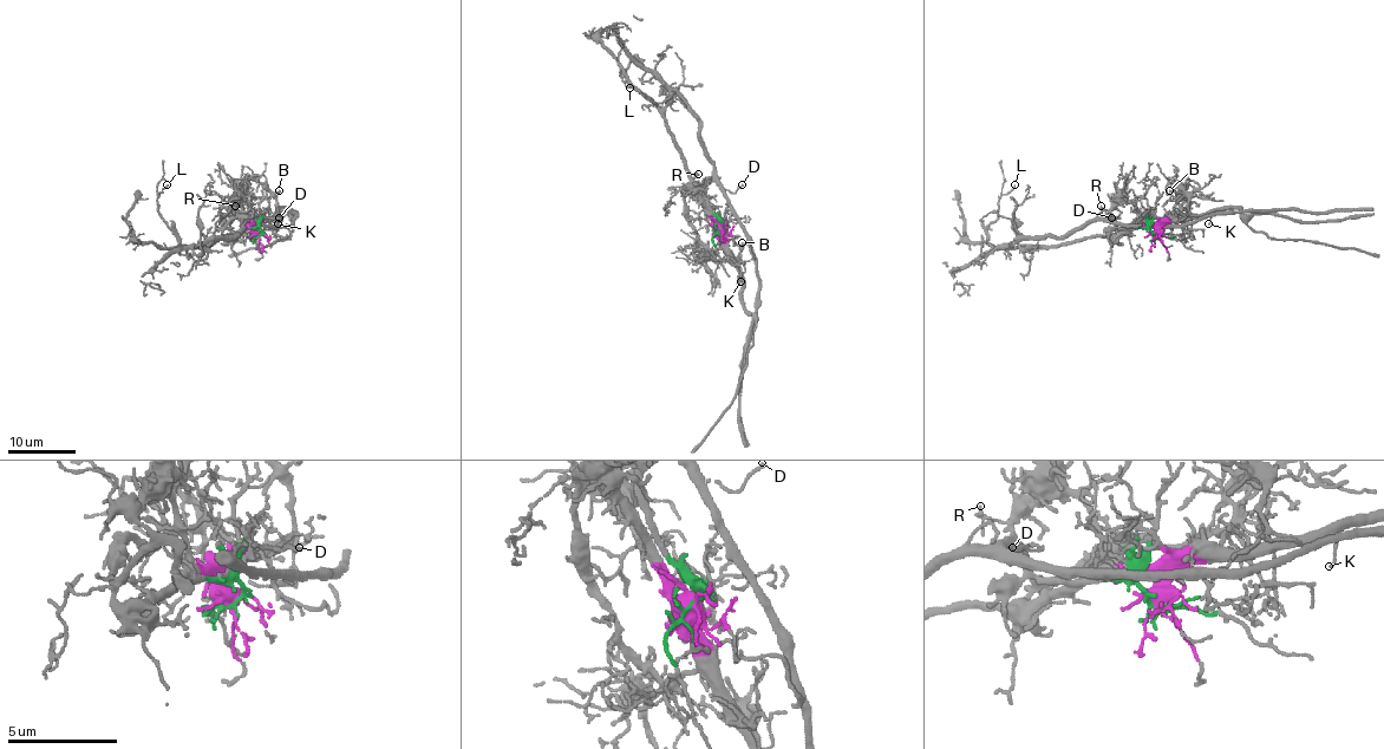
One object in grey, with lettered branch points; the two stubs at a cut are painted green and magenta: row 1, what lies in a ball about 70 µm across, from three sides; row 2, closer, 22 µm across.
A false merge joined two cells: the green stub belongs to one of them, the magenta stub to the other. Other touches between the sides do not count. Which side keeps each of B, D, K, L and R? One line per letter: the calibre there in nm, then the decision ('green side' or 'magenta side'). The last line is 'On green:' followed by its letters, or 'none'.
B: calibre 110 nm; magenta side
D: calibre 140 nm; green side
K: calibre 100 nm; magenta side
L: calibre 140 nm; green side
R: calibre 100 nm; green side
On green: D, L, R

